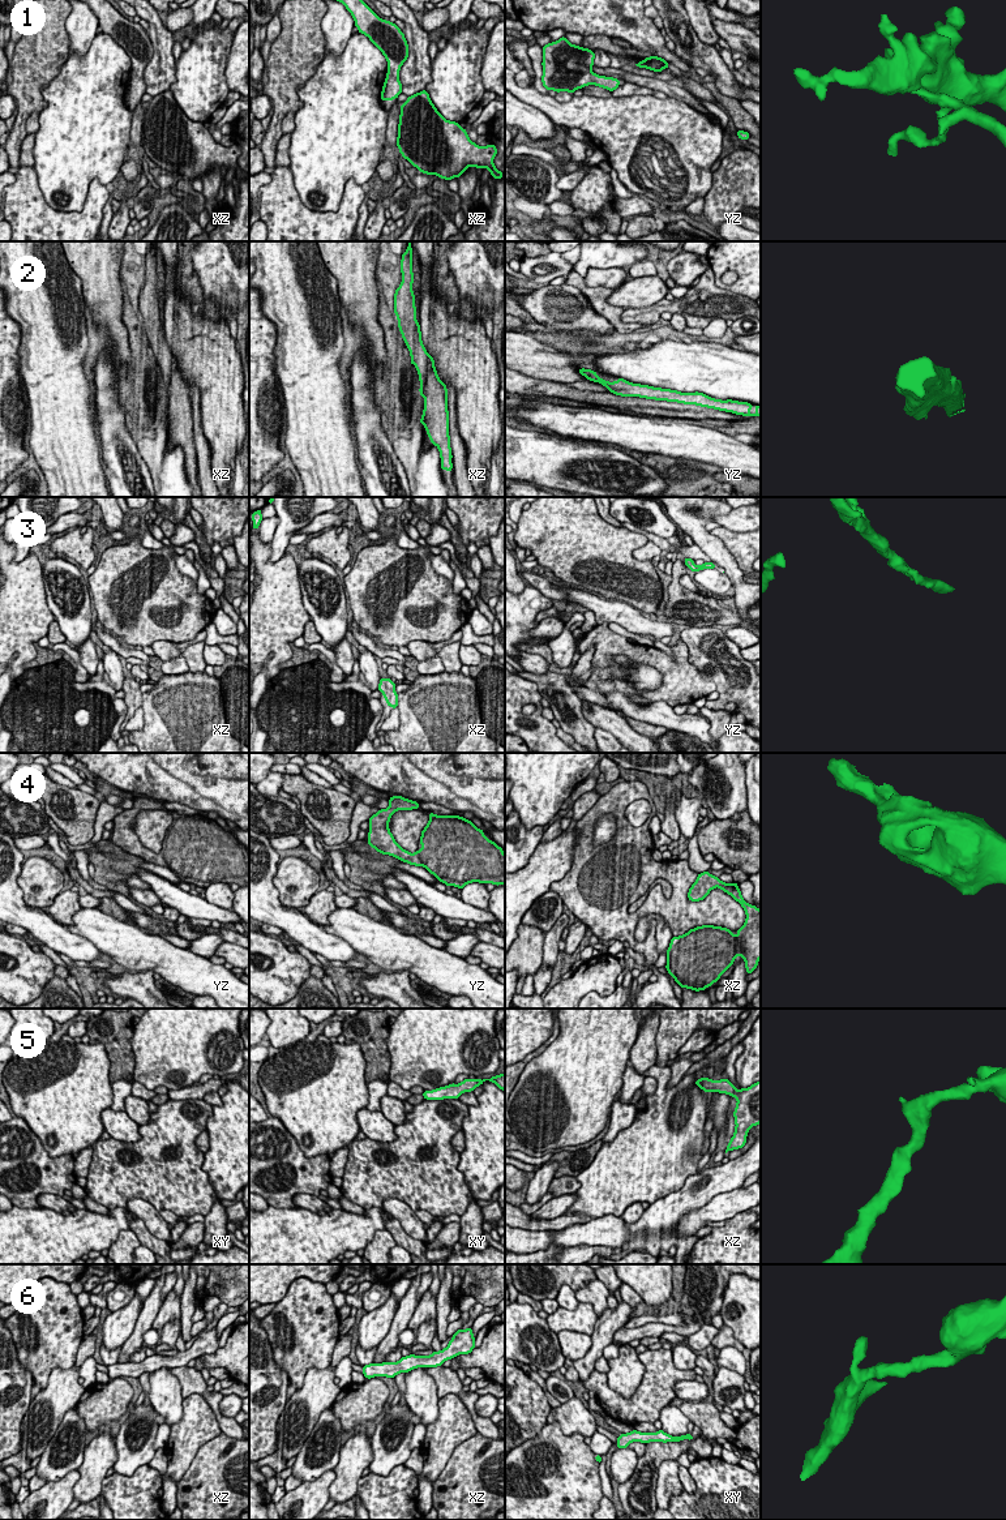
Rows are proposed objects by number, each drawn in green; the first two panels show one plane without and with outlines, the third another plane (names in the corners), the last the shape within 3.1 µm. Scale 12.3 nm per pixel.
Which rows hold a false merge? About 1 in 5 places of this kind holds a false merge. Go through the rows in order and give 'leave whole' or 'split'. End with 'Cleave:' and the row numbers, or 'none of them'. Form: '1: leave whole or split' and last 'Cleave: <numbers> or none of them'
1: leave whole
2: leave whole
3: leave whole
4: leave whole
5: leave whole
6: leave whole
Cleave: none of them

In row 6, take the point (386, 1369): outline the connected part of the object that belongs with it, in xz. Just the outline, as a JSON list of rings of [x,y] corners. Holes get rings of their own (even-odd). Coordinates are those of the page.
[[[472,1327],[467,1330],[458,1330],[448,1346],[440,1352],[434,1352],[431,1356],[415,1356],[410,1354],[402,1357],[398,1362],[382,1362],[369,1363],[363,1366],[363,1374],[367,1379],[374,1376],[394,1378],[399,1373],[408,1373],[416,1367],[437,1367],[444,1365],[446,1360],[451,1360],[458,1354],[470,1354],[475,1348],[475,1337]]]

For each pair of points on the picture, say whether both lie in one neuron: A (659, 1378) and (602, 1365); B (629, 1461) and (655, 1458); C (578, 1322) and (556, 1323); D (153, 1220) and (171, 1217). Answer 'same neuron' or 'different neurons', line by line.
A: different neurons
B: different neurons
C: same neuron
D: different neurons

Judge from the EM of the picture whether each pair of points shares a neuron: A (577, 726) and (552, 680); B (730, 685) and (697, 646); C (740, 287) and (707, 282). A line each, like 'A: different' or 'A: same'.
A: same
B: same
C: different

